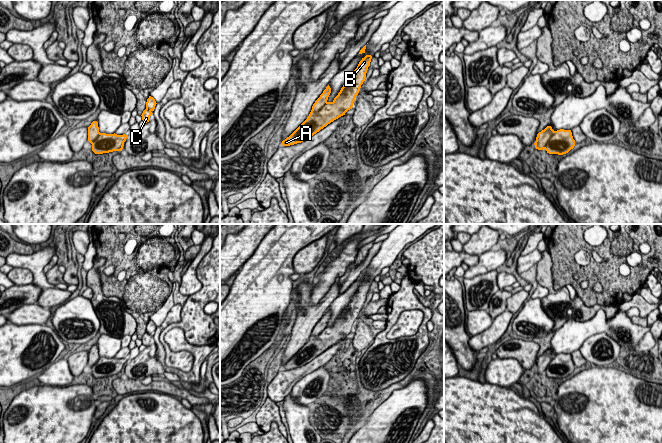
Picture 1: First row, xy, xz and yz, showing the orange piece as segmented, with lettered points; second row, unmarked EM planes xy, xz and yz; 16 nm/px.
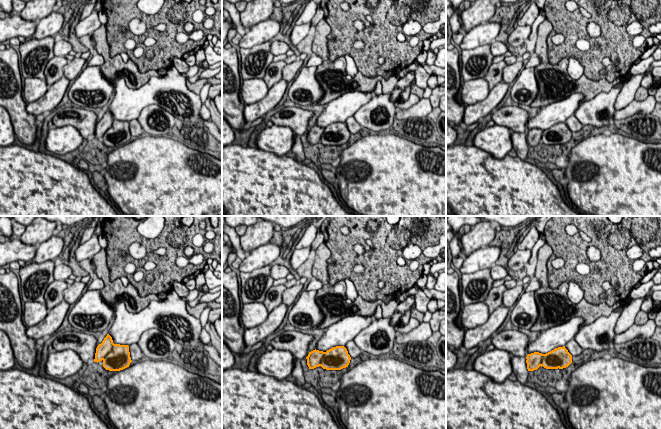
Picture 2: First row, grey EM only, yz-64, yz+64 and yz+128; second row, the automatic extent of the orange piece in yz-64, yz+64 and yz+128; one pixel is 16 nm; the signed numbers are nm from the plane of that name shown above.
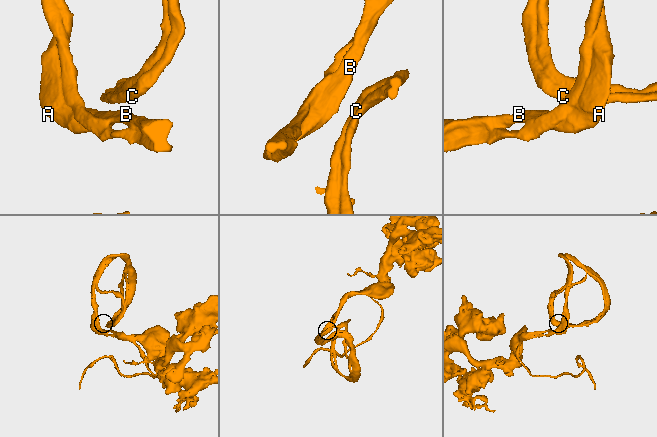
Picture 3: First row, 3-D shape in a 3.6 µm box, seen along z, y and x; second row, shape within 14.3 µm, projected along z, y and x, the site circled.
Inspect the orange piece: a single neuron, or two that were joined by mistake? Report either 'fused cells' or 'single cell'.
single cell

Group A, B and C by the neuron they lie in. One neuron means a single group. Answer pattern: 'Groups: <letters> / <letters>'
Groups: A B C

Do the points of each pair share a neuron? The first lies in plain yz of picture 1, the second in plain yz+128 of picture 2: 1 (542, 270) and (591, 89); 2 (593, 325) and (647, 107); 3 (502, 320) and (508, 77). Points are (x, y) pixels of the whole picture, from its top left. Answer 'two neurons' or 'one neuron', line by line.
1: one neuron
2: two neurons
3: two neurons

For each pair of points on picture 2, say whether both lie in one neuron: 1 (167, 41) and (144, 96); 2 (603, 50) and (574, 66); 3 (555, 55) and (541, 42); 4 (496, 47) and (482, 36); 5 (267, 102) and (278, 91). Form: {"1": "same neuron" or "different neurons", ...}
{"1": "different neurons", "2": "different neurons", "3": "different neurons", "4": "different neurons", "5": "same neuron"}

